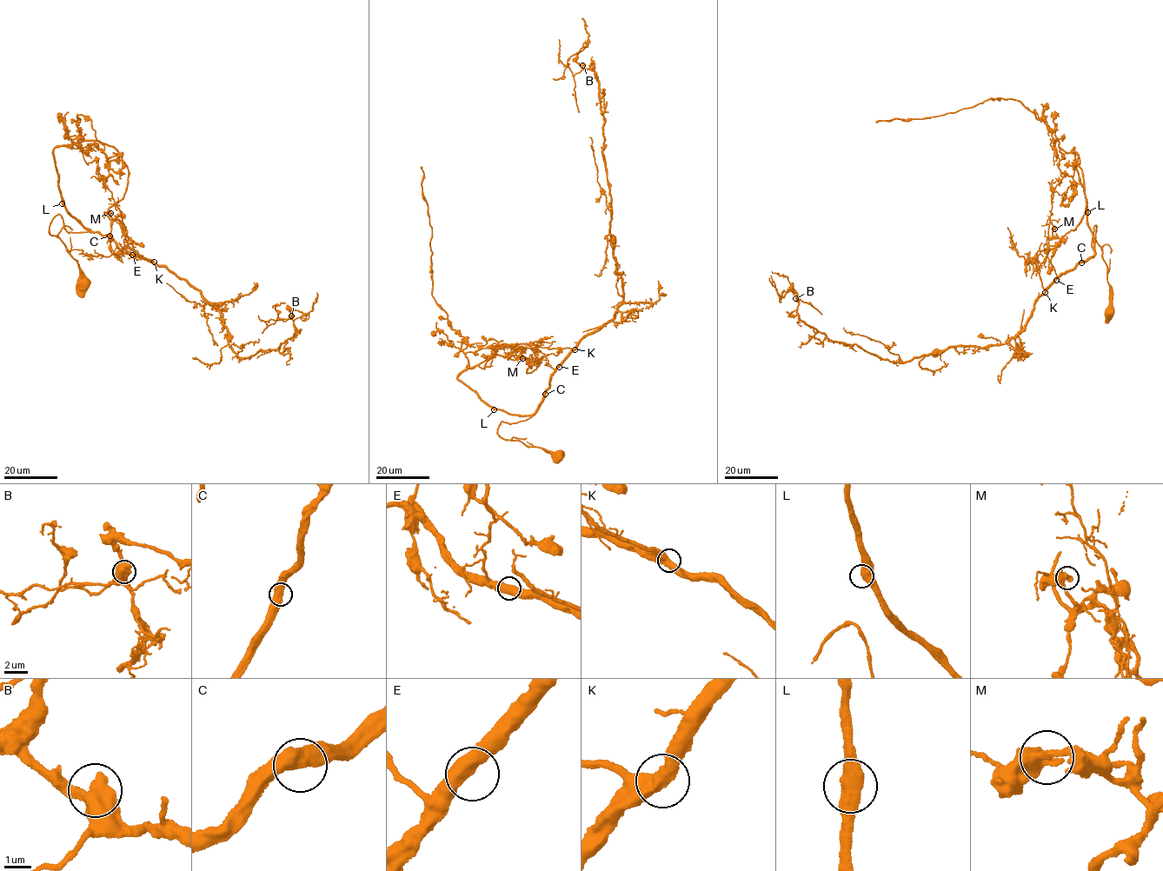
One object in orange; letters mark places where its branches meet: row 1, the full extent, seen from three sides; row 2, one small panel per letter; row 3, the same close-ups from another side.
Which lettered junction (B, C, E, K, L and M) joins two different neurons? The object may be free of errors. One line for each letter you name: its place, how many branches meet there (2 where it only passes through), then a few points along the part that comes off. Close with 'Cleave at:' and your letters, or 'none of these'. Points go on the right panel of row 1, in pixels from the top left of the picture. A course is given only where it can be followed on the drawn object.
Cleave at: none of these

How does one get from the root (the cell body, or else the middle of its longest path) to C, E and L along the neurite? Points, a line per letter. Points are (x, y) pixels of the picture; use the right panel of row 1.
C: (1109, 312), (1111, 293), (1107, 266), (1095, 240), (1096, 225), (1091, 245), (1095, 254), (1080, 262)
E: (1109, 312), (1111, 293), (1107, 266), (1095, 240), (1096, 225), (1091, 245), (1095, 254), (1076, 262), (1056, 280)
L: (1109, 312), (1111, 293), (1107, 266), (1095, 240), (1096, 225), (1093, 249), (1095, 255), (1087, 212)

